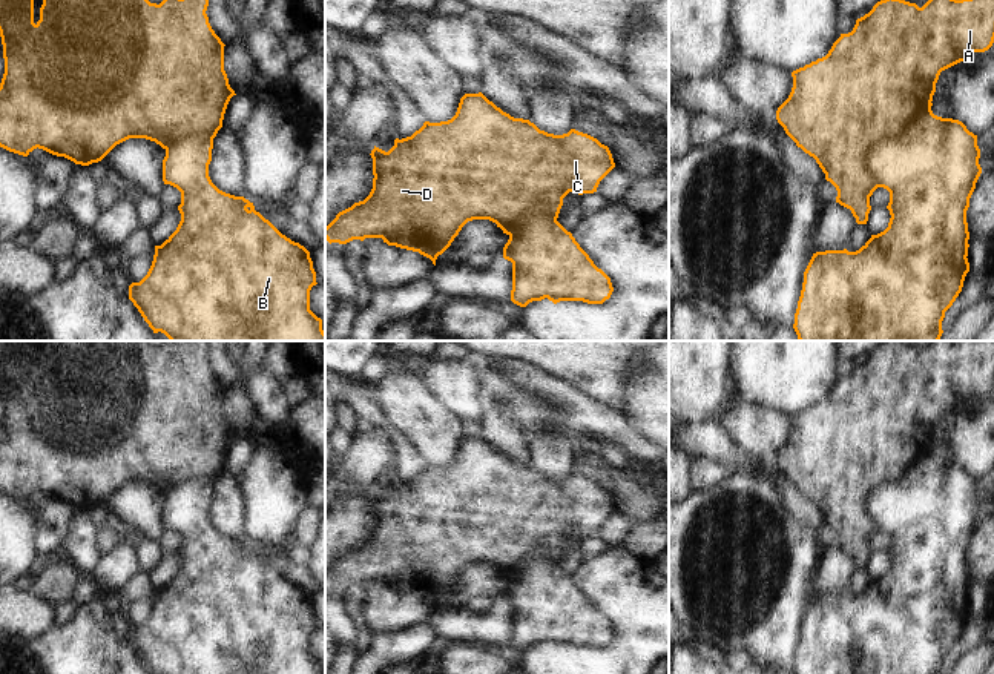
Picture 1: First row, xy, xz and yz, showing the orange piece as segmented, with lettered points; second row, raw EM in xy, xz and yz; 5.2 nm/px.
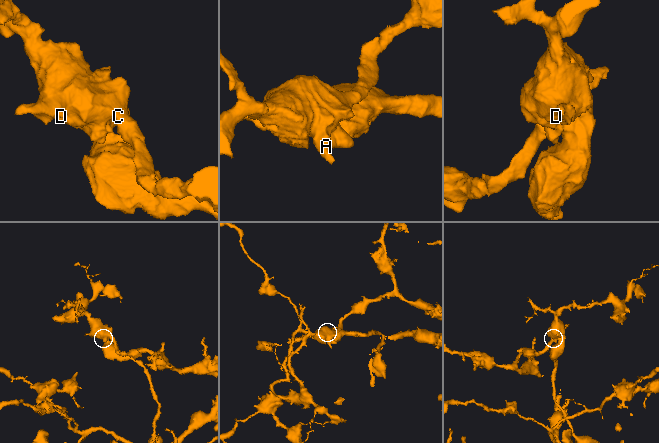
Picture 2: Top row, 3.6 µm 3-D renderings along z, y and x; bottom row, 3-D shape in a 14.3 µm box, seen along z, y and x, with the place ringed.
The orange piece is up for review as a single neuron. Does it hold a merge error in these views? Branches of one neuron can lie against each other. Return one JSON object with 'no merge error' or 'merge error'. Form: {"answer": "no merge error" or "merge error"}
{"answer": "merge error"}

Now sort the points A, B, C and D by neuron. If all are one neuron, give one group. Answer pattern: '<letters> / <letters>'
A C D / B

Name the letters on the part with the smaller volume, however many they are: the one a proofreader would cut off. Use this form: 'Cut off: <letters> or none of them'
Cut off: B

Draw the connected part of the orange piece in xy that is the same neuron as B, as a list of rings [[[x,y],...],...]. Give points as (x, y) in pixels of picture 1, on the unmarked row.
[[[195,477],[166,491],[163,525],[181,536],[181,565],[161,590],[155,590],[147,619],[129,629],[129,643],[152,674],[322,674],[322,663],[310,654],[310,634],[318,628],[310,596],[282,579],[253,547],[212,527],[213,482]]]

